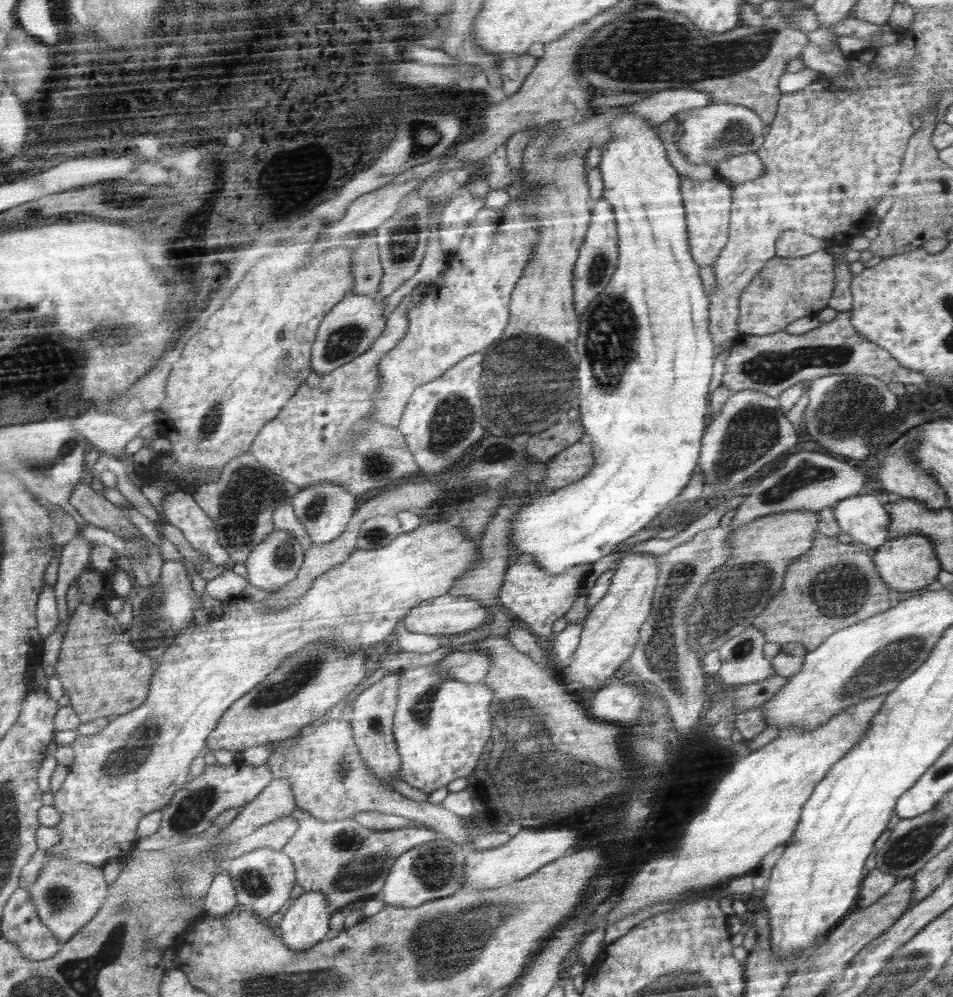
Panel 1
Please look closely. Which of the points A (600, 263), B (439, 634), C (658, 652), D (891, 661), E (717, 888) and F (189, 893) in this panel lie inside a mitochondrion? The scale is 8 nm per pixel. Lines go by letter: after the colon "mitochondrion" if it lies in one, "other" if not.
A: mitochondrion
B: other
C: mitochondrion
D: mitochondrion
E: other
F: other

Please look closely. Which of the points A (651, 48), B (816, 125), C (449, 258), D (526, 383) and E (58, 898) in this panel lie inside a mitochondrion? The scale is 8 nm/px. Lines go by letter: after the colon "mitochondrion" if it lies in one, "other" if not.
A: mitochondrion
B: other
C: other
D: mitochondrion
E: mitochondrion

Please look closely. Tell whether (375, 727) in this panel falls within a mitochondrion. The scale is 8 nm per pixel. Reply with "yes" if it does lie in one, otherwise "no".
yes

